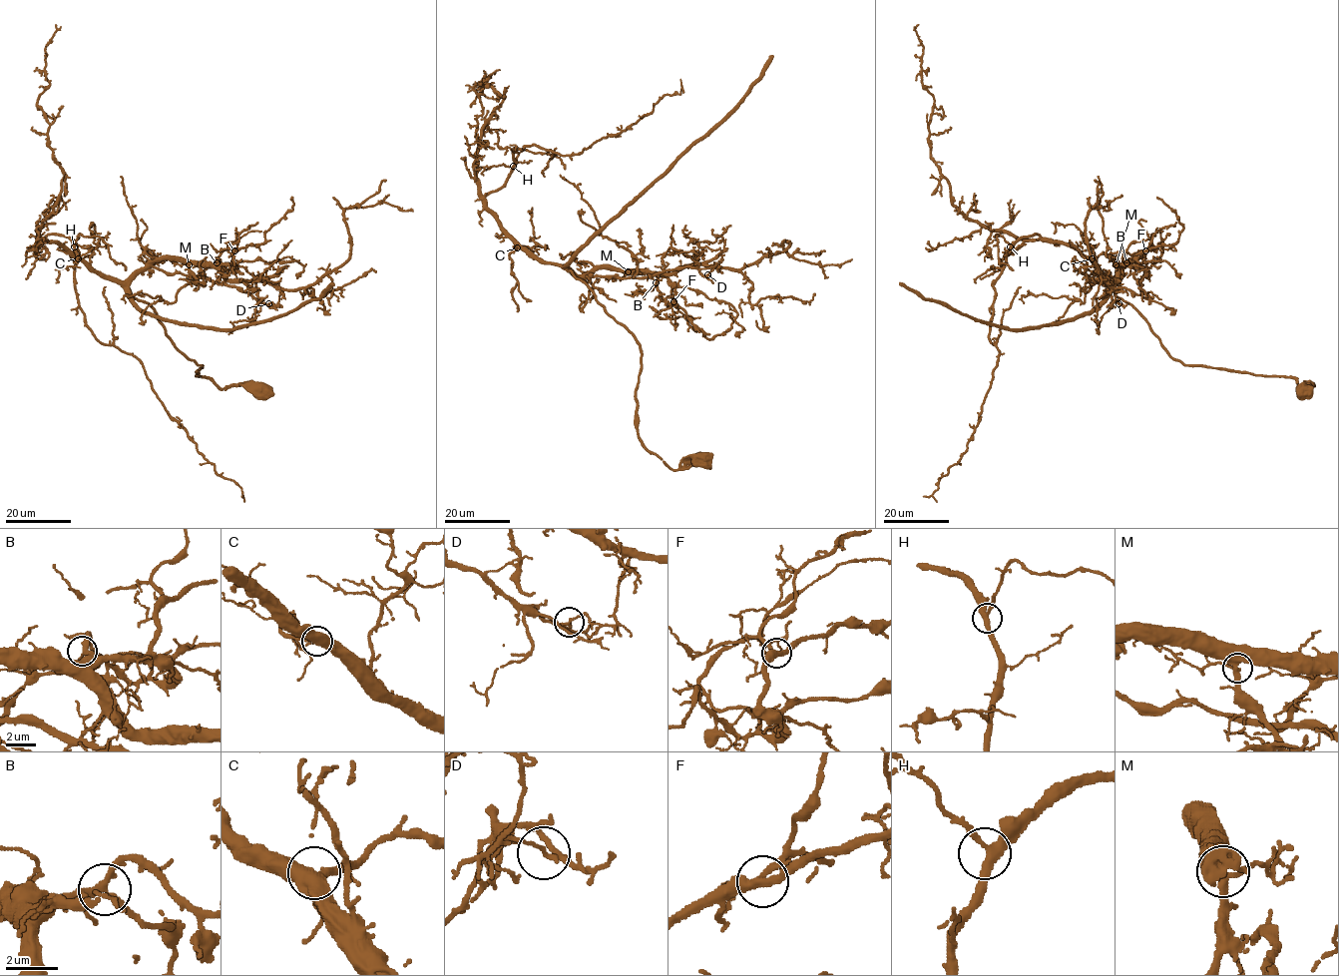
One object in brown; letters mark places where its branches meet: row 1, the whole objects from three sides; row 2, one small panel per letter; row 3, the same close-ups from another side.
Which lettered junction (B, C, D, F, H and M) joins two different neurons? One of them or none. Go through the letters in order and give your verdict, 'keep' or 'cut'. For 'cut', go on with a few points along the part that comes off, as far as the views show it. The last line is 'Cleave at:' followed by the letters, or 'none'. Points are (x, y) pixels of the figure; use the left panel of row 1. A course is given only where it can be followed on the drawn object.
B: keep
C: keep
D: cut; course (268, 303), (235, 286), (178, 272), (166, 273), (150, 265)
F: keep
H: keep
M: keep
Cleave at: D

